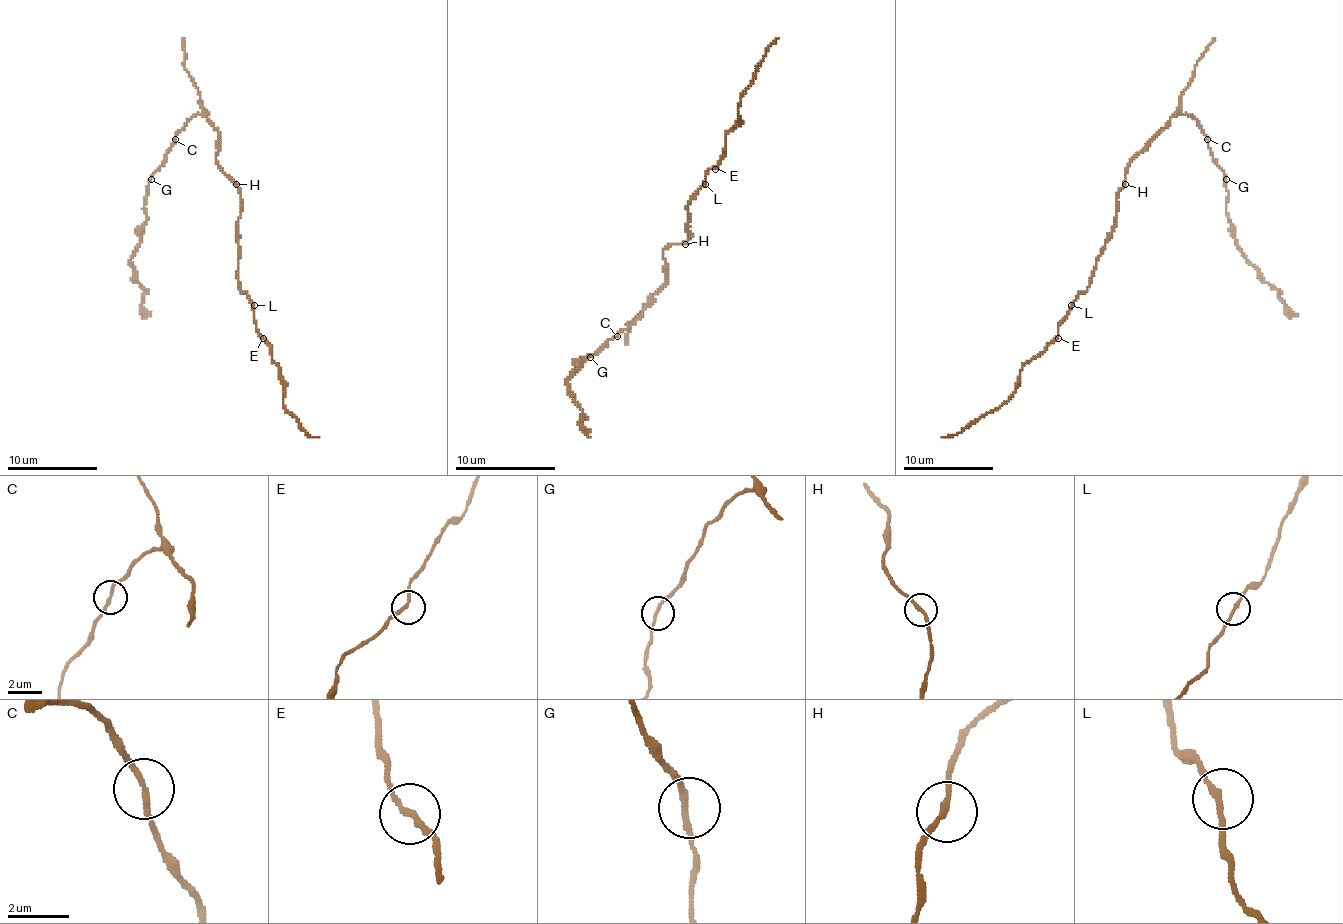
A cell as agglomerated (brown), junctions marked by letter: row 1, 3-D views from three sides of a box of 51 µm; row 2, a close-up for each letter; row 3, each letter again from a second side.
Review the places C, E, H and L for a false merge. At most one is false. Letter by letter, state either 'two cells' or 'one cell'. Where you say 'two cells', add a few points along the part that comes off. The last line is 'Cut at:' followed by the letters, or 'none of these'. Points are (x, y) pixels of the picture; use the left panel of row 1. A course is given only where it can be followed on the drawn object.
C: two cells; course (175, 139), (148, 184), (144, 202), (146, 222), (133, 255), (133, 278), (144, 289), (142, 307), (151, 316)
E: one cell
H: one cell
L: one cell
Cut at: C

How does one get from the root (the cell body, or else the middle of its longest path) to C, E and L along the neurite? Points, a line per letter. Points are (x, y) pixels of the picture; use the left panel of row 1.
C: (227, 175), (216, 159), (218, 132), (202, 114), (195, 114), (175, 139)
E: (227, 175), (240, 193), (238, 287), (254, 307), (256, 332), (263, 338)
L: (227, 175), (240, 193), (238, 287), (254, 305)

